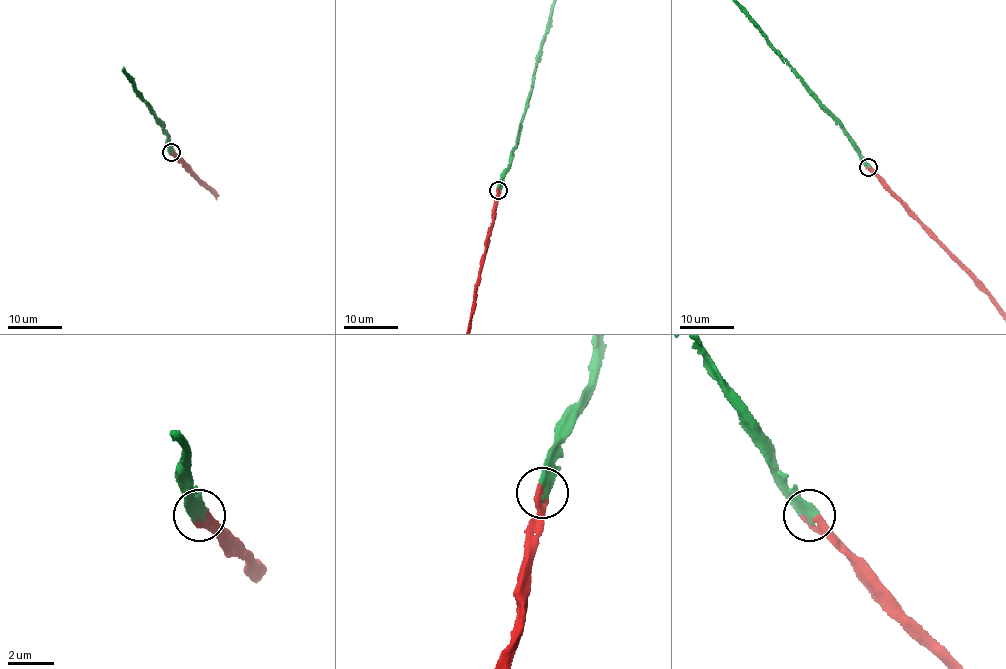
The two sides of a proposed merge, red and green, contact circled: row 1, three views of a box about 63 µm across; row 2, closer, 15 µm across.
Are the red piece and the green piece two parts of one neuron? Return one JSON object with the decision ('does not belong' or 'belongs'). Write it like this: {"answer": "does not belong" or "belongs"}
{"answer": "belongs"}

